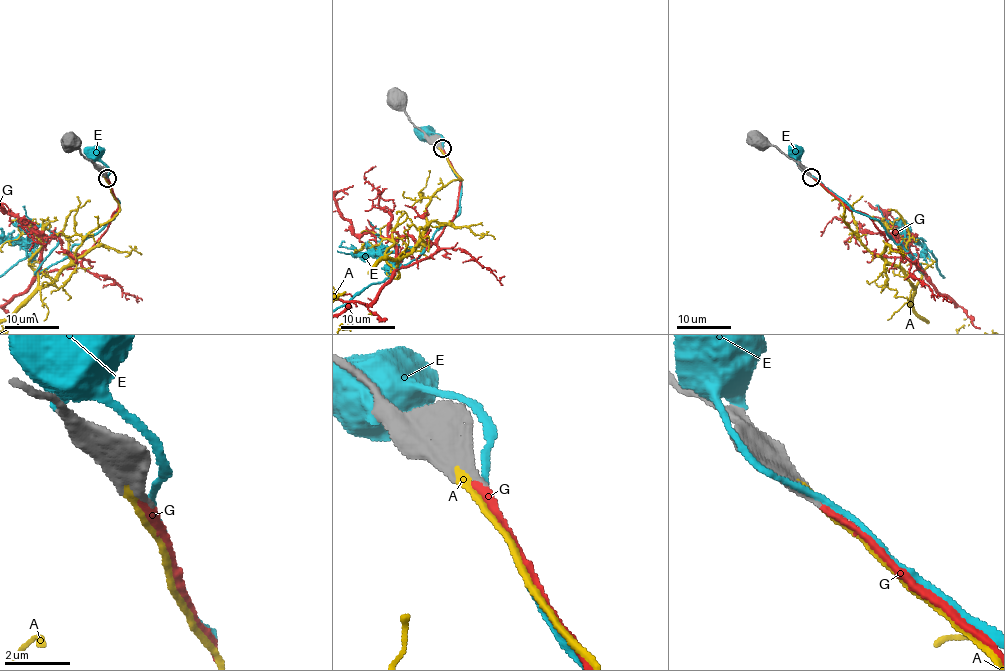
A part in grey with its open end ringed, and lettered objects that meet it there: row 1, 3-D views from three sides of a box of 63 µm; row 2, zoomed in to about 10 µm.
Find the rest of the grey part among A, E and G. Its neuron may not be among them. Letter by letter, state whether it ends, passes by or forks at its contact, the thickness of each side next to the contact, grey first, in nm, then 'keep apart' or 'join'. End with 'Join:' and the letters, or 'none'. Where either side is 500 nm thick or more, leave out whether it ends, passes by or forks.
A: it ends | 440/240 nm | keep apart
E: it passes by | 240/180 nm | keep apart
G: it ends | 200/280 nm | join
Join: G

